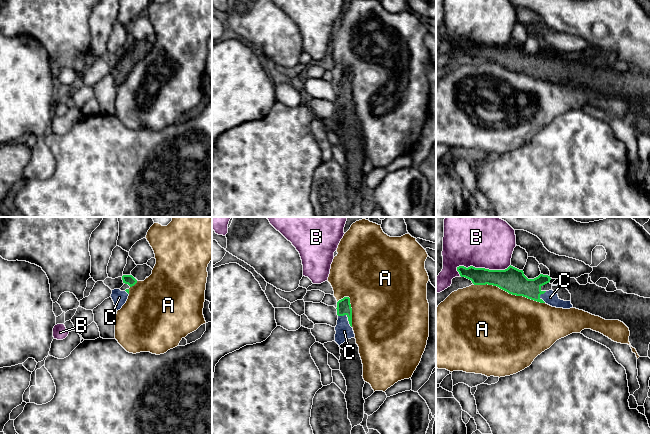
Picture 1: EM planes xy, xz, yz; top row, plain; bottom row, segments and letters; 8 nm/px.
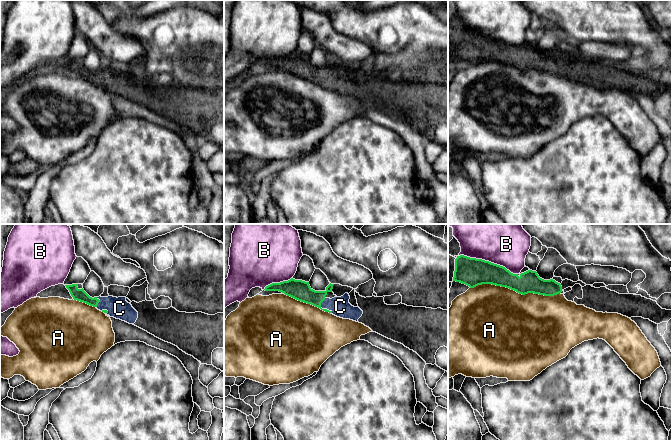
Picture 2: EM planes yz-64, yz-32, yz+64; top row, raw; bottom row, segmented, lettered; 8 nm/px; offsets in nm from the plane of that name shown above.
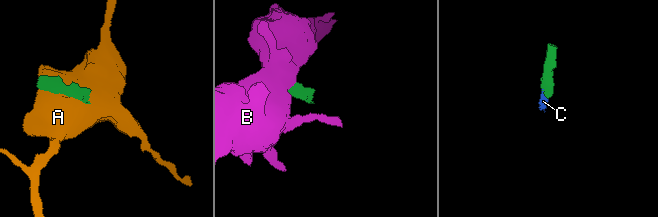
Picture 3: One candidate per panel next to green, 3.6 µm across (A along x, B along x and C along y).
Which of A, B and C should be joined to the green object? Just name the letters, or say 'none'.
C

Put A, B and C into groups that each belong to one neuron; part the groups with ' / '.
A / B / C

